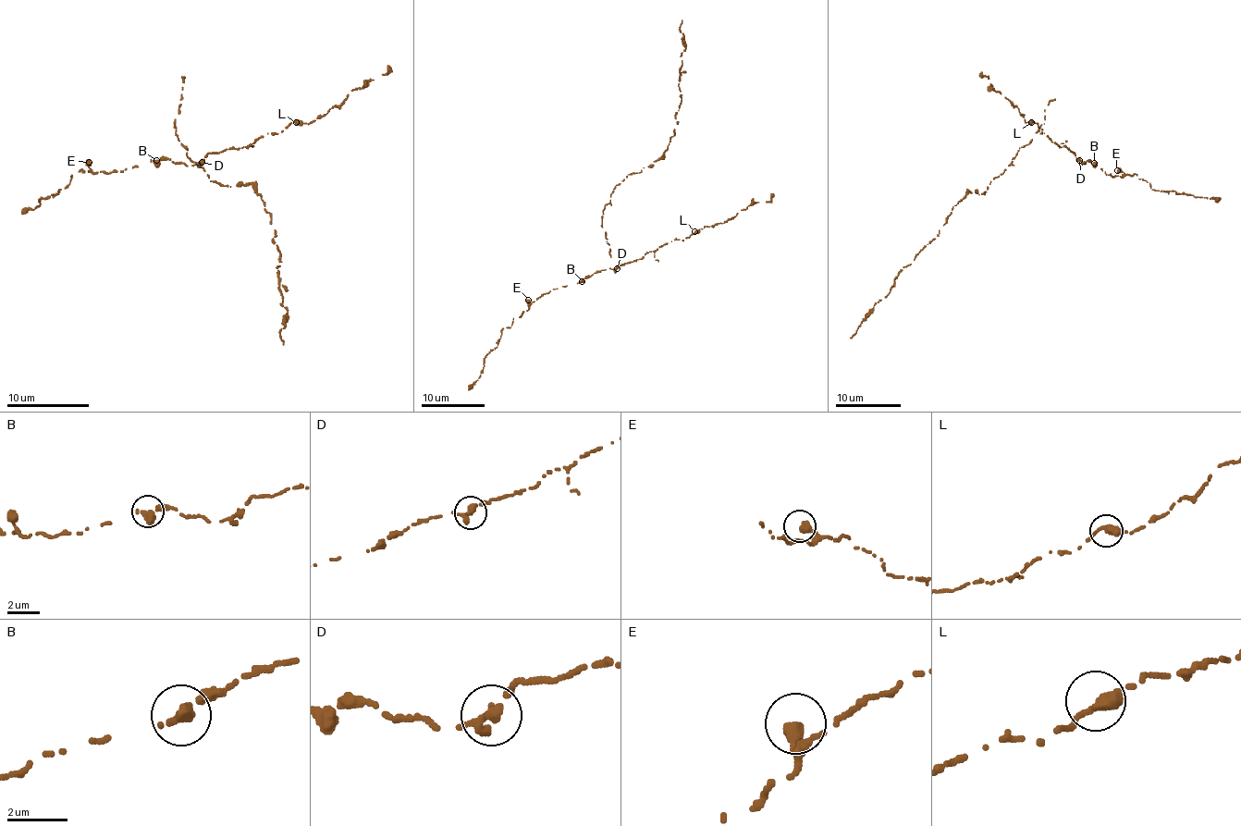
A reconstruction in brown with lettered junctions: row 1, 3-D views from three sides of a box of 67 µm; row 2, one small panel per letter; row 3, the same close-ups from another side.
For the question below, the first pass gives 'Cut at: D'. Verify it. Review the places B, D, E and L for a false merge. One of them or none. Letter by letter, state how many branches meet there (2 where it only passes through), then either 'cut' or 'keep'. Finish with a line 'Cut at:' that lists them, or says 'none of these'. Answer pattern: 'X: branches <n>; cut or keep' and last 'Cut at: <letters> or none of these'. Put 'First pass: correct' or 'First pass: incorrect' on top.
First pass: incorrect
B: branches 1; keep
D: branches 1; keep
E: branches 1; keep
L: branches 1; keep
Cut at: none of these

